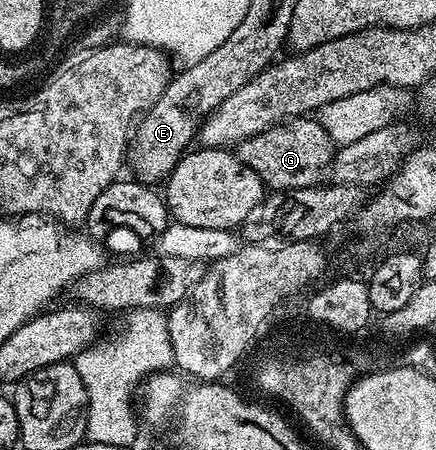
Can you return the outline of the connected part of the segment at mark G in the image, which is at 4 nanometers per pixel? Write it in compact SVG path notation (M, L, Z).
M302 116L279 122L269 130L243 139L237 143L235 153L247 168L260 176L270 191L284 192L318 185L333 163L335 143L316 117Z

